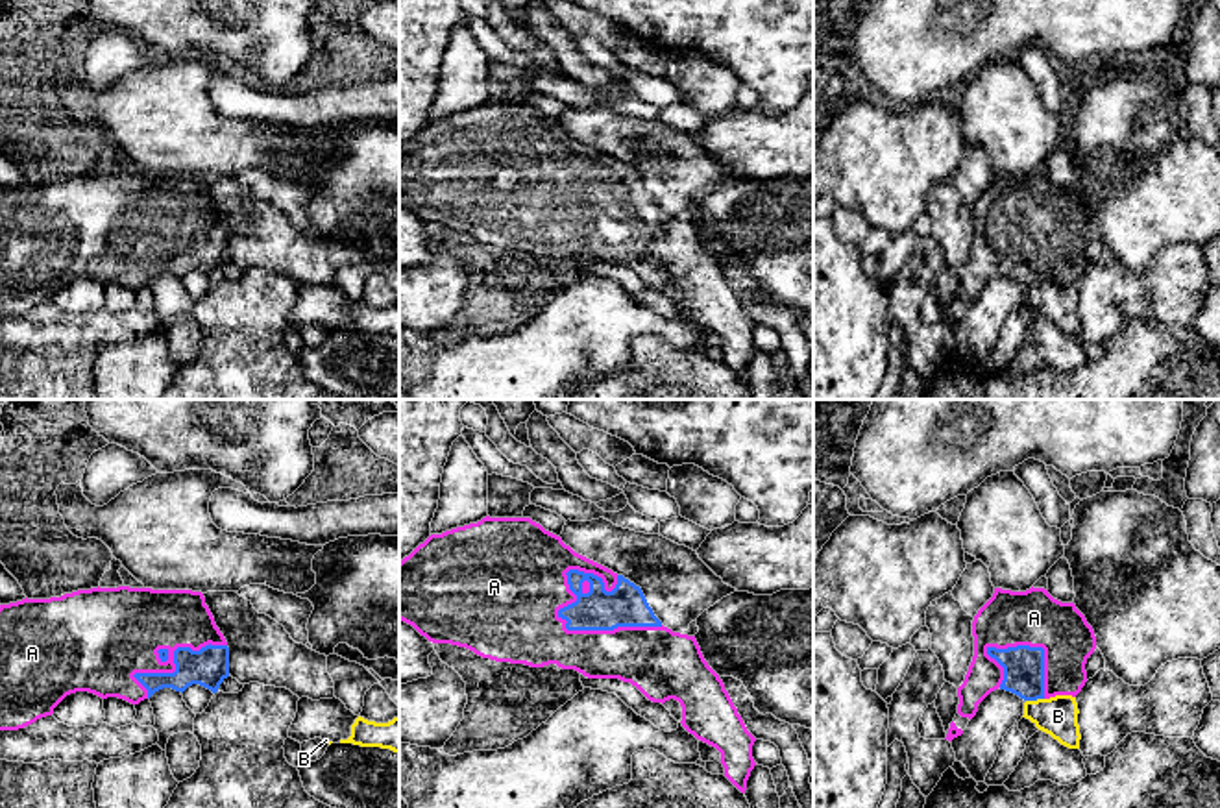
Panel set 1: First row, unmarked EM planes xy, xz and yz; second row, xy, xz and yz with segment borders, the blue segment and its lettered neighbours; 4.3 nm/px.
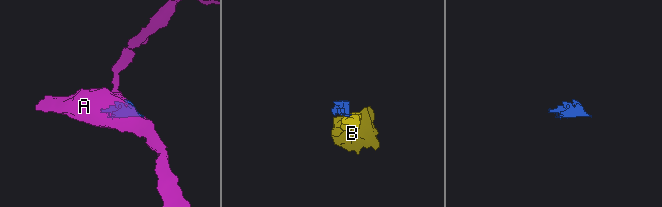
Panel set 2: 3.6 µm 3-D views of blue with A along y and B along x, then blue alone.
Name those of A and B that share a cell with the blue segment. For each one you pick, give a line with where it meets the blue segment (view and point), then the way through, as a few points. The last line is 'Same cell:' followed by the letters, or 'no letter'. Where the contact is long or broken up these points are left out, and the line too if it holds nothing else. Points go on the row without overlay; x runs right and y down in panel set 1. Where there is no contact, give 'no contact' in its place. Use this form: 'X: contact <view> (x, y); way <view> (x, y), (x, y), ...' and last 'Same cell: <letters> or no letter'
A: contact xz (585, 215)
Same cell: A

